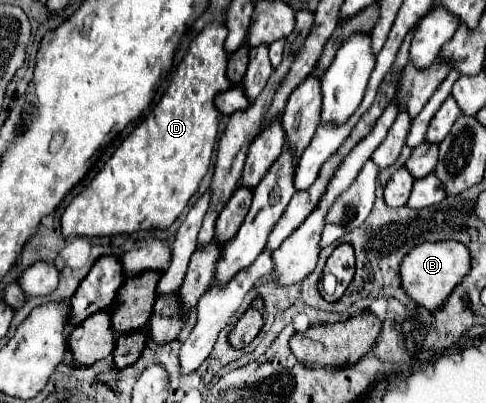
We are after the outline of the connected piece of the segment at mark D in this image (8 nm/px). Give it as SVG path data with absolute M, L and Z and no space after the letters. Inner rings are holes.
M219 22L207 24L203 32L191 42L189 52L179 62L173 72L173 78L163 92L157 106L145 116L143 122L135 126L135 130L121 142L121 146L113 152L113 156L105 162L103 170L85 186L65 208L61 214L61 234L63 236L129 236L139 230L167 230L177 216L187 206L189 198L197 192L199 182L209 170L211 154L217 142L217 130L221 114L215 108L215 96L223 90L229 90L227 80L227 52L223 48L227 36L227 28Z

